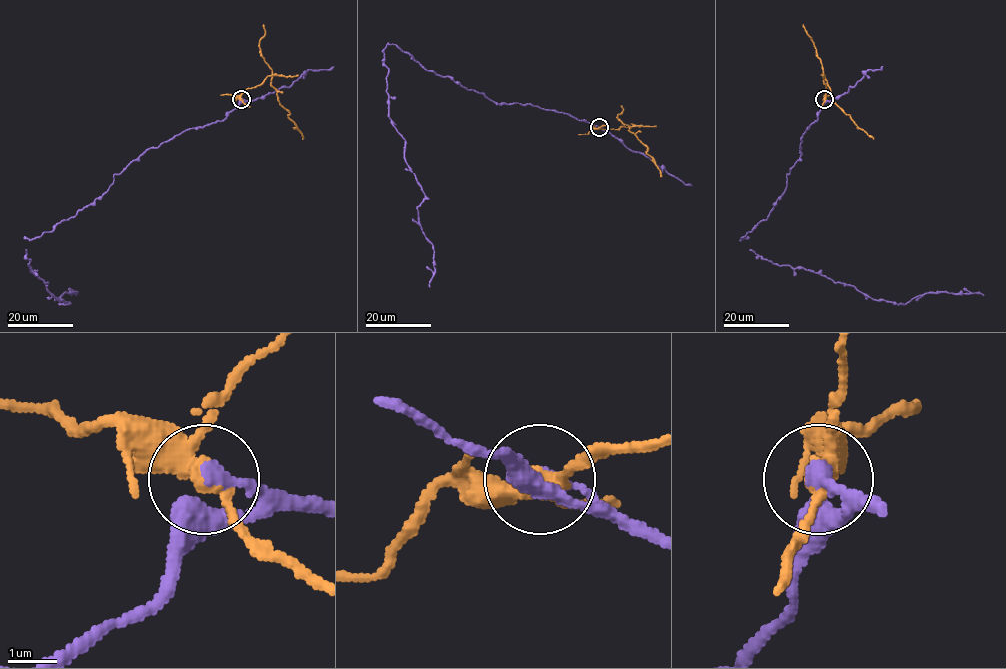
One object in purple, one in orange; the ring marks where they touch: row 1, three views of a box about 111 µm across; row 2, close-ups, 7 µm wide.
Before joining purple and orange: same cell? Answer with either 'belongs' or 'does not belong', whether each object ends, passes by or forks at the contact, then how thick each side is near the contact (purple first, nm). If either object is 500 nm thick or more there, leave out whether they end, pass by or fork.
does not belong; purple ends; orange forks; calibres 360 and 280 nm

